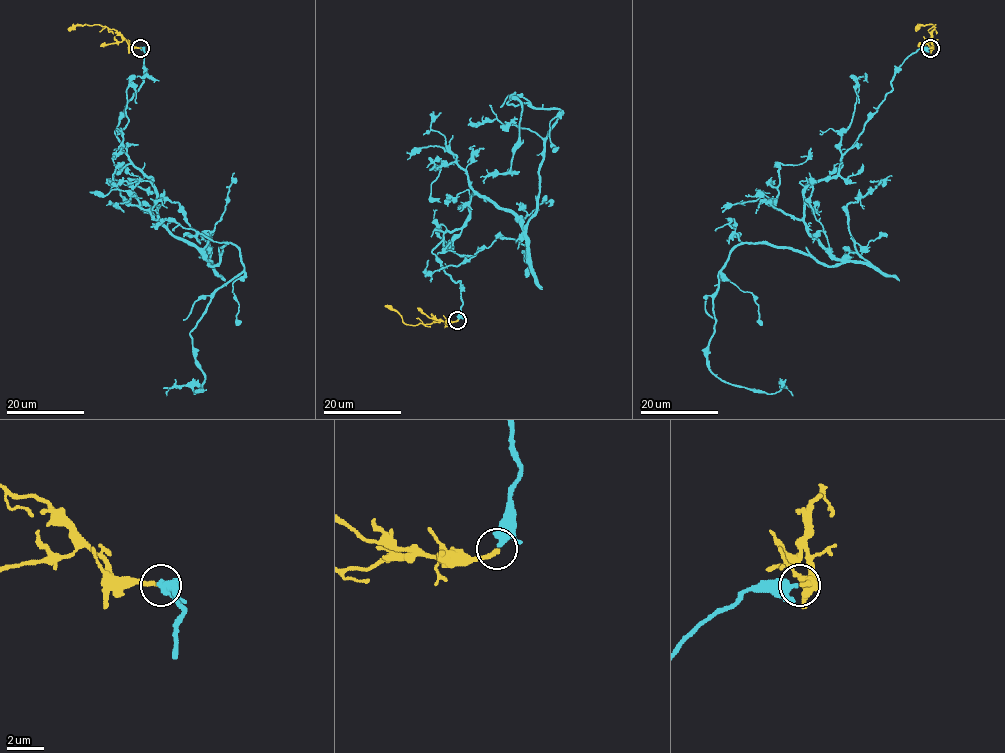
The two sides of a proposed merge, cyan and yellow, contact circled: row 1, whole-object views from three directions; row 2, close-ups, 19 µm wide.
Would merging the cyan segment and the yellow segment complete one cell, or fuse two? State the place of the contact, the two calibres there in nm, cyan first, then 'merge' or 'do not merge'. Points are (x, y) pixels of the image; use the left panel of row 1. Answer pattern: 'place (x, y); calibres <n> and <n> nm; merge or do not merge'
place (140, 48); calibres 400 and 240 nm; merge

